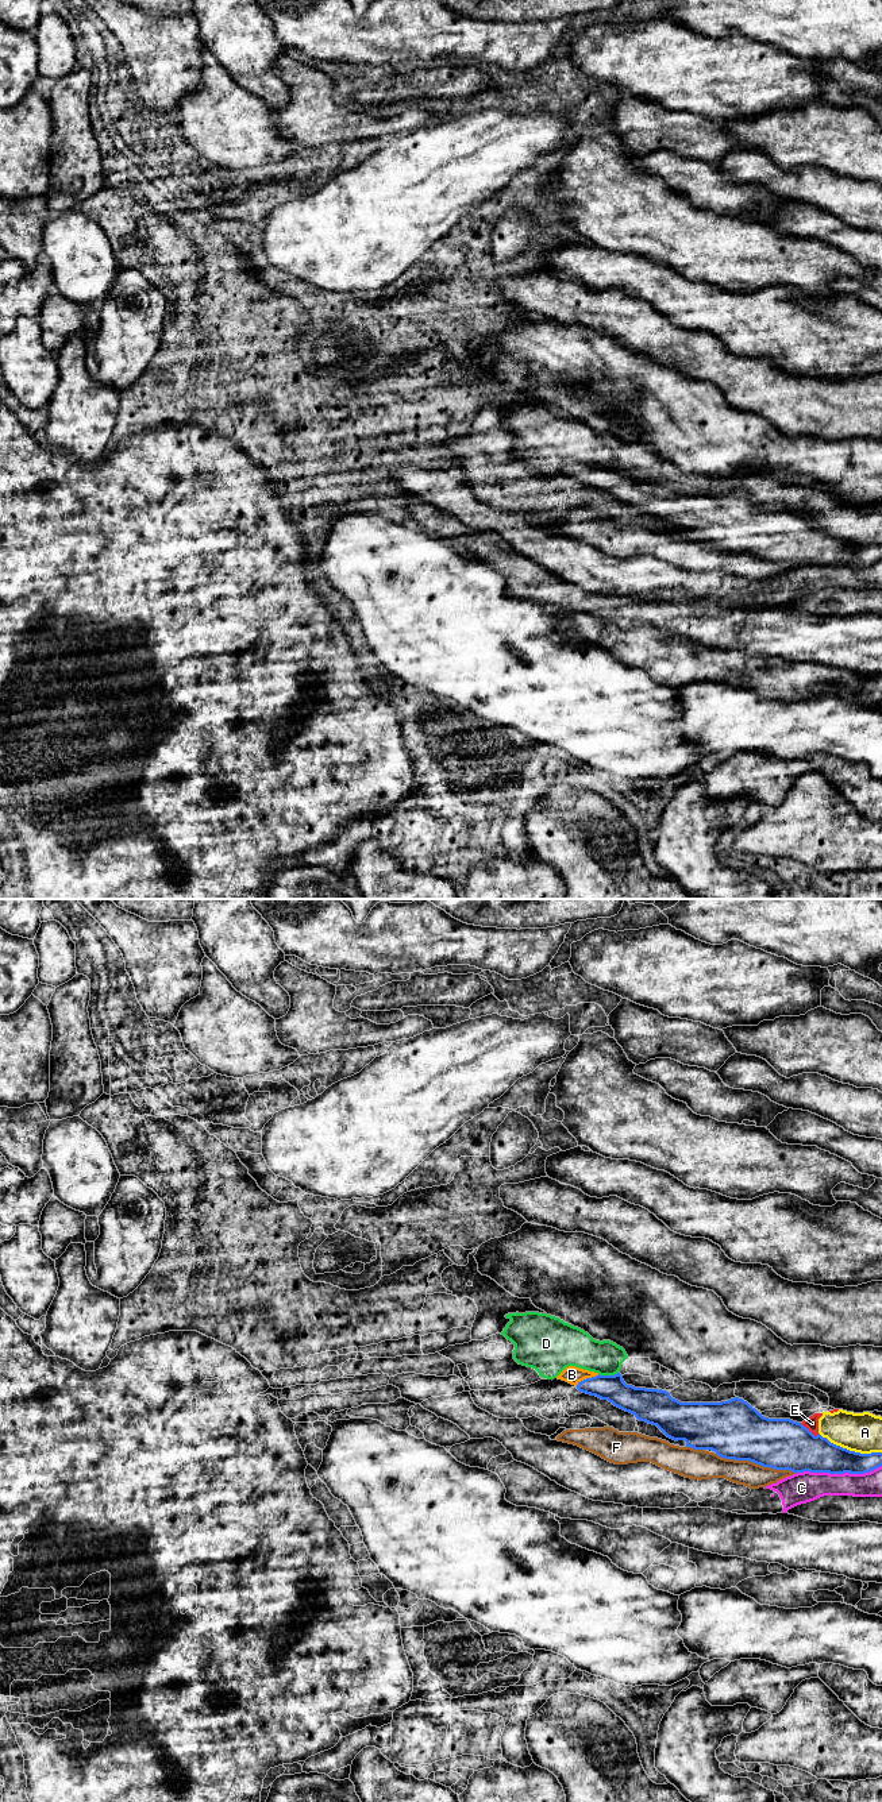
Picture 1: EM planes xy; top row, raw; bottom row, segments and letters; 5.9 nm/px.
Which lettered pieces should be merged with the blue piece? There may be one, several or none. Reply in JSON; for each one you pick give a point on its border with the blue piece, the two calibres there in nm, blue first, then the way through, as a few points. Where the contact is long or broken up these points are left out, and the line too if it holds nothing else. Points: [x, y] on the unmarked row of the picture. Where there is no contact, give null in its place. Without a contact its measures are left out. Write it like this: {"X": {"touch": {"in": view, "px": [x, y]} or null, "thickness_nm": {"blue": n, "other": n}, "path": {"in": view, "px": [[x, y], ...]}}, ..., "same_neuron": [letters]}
{"B": {"touch": {"in": "xy", "px": [586, 471]}, "thickness_nm": {"blue": 160, "other": 110}, "path": {"in": "xy", "px": [[612, 481], [594, 478], [586, 471], [572, 467]]}}, "same_neuron": ["B"]}

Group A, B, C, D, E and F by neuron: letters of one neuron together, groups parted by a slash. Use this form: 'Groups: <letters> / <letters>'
Groups: A D E / B / C / F

